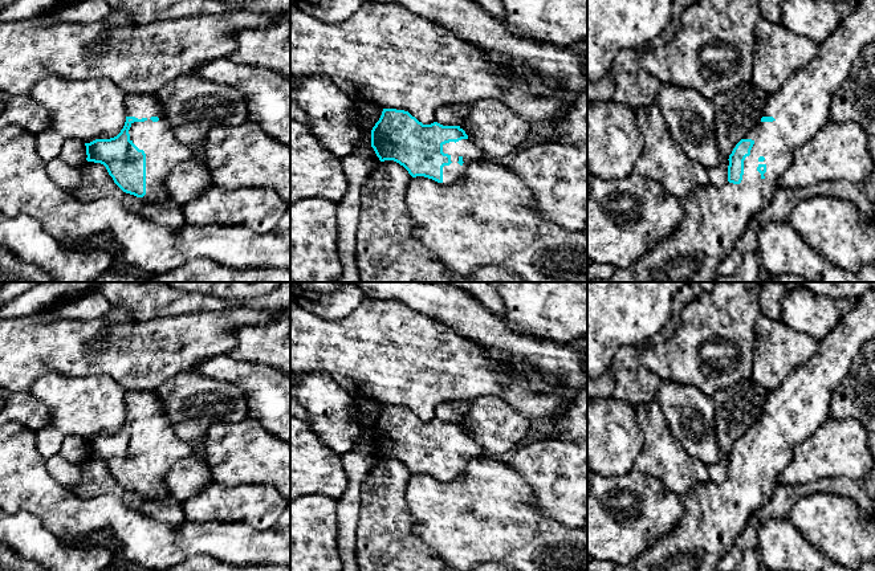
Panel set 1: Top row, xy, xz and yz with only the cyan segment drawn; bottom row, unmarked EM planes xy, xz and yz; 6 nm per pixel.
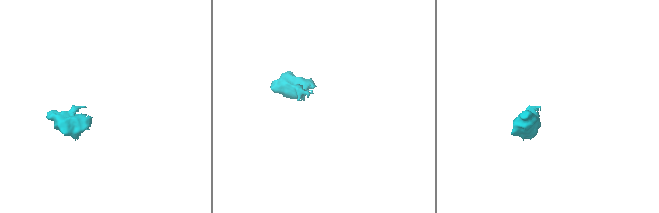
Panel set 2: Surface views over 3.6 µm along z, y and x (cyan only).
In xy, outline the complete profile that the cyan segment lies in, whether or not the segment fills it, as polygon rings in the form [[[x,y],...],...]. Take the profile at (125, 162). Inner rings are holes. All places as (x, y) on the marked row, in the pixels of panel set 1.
[[[127,94],[125,107],[126,122],[121,132],[85,143],[86,160],[103,164],[123,192],[160,204],[172,199],[166,185],[168,174],[179,163],[192,159],[194,148],[178,140],[154,94]]]

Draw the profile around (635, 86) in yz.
[[[622,49],[614,58],[611,73],[615,81],[612,99],[632,110],[650,106],[662,82],[640,66],[642,50]]]

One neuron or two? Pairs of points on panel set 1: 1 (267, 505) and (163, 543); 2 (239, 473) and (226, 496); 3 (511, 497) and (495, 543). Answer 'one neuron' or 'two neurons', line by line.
1: two neurons
2: two neurons
3: one neuron

